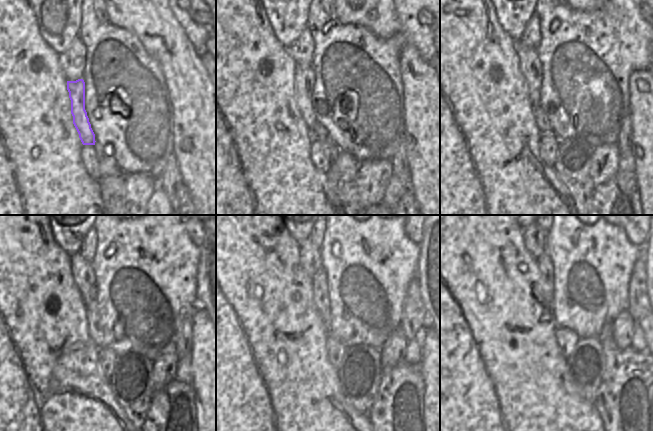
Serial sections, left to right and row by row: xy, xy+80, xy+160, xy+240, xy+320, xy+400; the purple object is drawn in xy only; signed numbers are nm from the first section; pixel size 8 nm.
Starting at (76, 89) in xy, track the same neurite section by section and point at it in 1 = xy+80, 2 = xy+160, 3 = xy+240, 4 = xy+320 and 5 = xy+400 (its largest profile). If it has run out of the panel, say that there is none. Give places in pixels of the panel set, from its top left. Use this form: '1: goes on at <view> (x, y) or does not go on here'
1: goes on at xy+80 (304, 74)
2: goes on at xy+160 (531, 67)
3: goes on at xy+240 (83, 274)
4: goes on at xy+320 (309, 254)
5: goes on at xy+400 (534, 237)

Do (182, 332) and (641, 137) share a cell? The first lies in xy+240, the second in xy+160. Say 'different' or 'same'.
different

